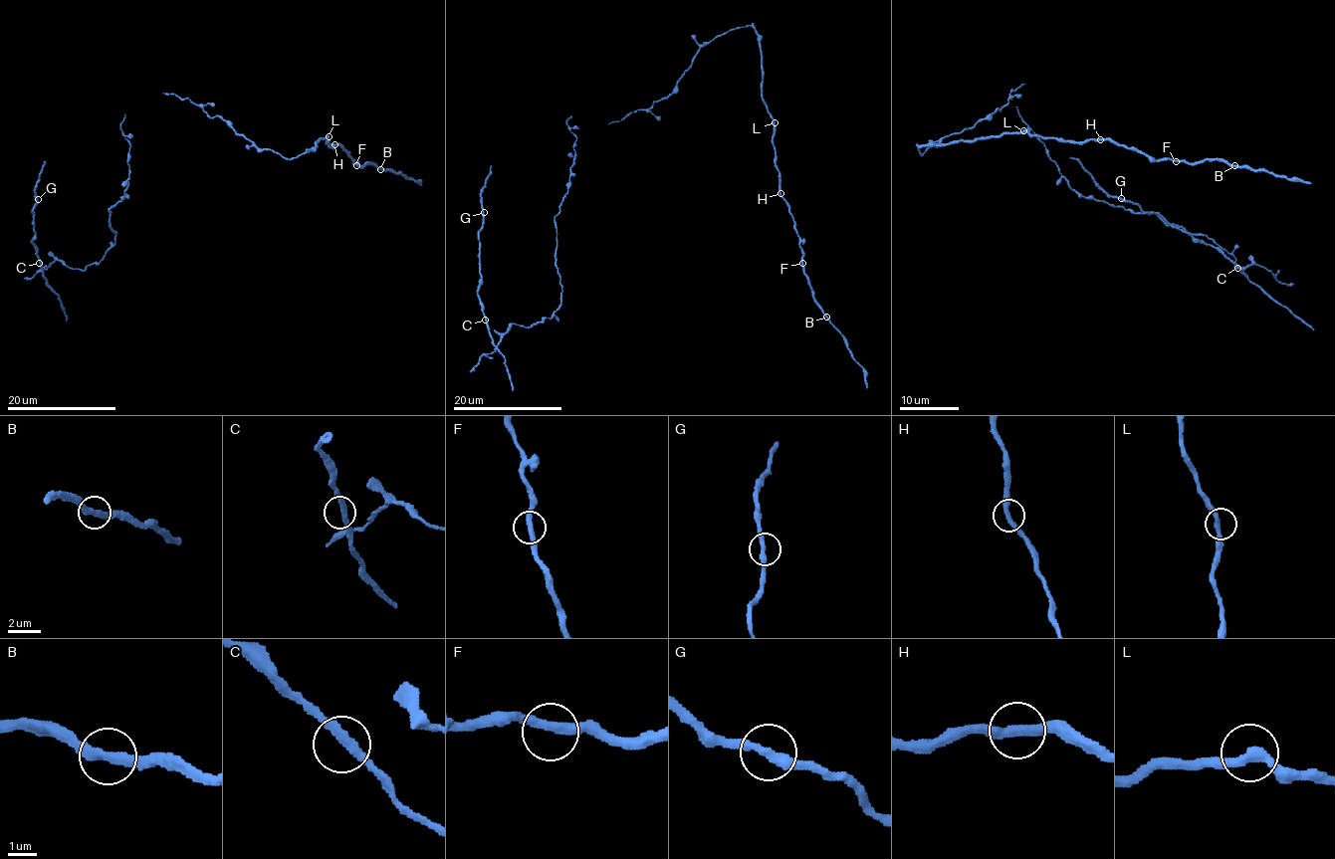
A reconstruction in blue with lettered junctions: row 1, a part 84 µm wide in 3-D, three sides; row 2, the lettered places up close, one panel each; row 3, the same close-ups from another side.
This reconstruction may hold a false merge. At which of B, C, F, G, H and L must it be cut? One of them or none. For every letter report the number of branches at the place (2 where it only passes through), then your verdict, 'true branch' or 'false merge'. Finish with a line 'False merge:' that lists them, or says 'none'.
B: branches 2; false merge
C: branches 2; true branch
F: branches 2; true branch
G: branches 2; true branch
H: branches 2; true branch
L: branches 2; true branch
False merge: B

